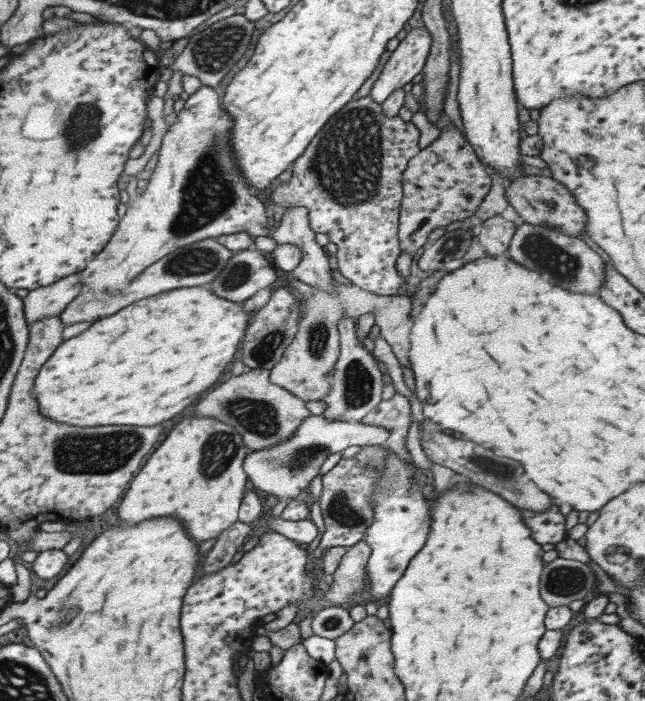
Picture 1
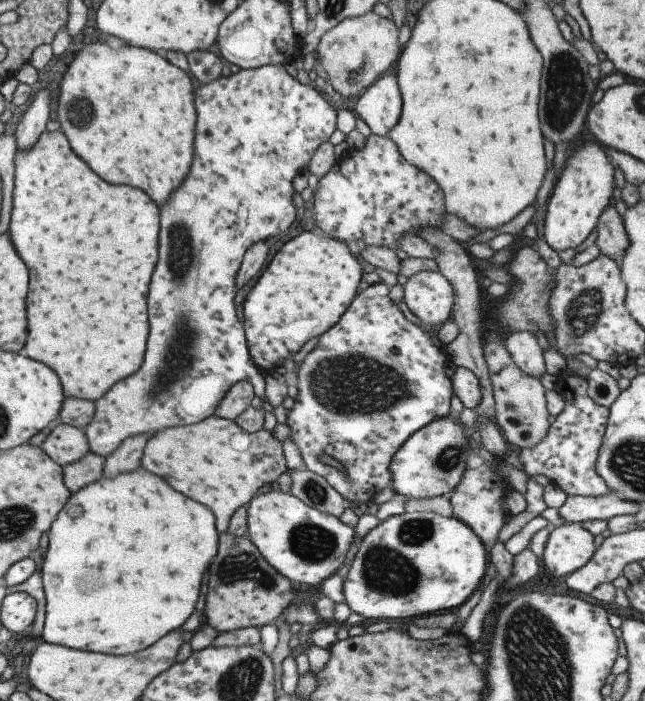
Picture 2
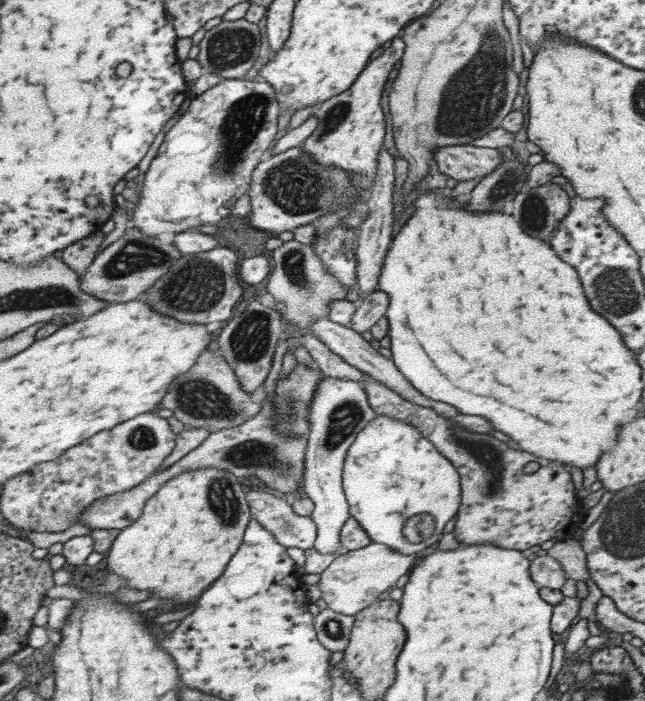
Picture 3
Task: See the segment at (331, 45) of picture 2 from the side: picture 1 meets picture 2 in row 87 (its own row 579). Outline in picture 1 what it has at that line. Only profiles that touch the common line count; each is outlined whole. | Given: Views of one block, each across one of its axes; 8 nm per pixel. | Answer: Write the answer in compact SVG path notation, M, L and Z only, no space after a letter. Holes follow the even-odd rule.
M359 540L357 544L347 547L345 553L339 561L339 565L332 572L332 580L329 584L329 590L323 594L323 600L333 604L333 606L349 607L355 603L351 603L351 596L357 596L357 594L365 594L367 587L367 573L365 573L365 562L369 558L370 548L365 544L365 541Z

